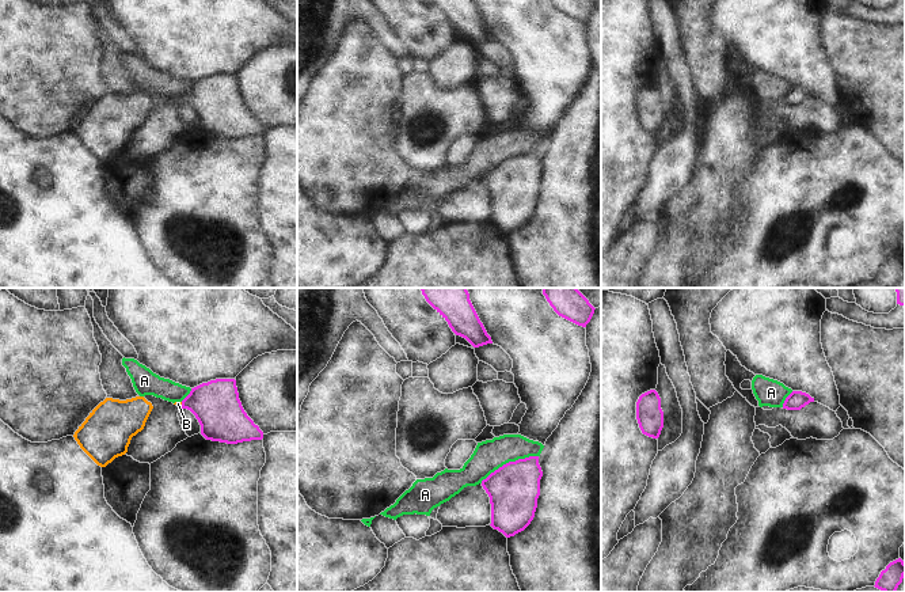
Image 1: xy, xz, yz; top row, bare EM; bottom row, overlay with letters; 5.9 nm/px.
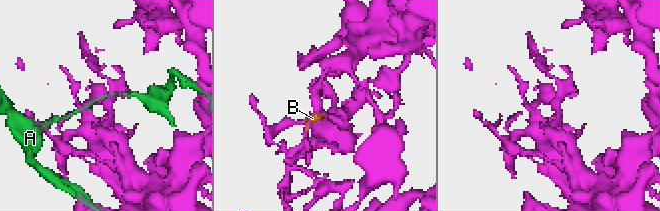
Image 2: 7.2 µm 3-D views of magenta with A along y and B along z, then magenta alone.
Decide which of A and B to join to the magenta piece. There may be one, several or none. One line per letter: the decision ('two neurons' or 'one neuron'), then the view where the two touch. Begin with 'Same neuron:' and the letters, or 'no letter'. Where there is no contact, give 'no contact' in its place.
Same neuron: B
A: two neurons; meets magenta in xz
B: one neuron; meets magenta in xy

